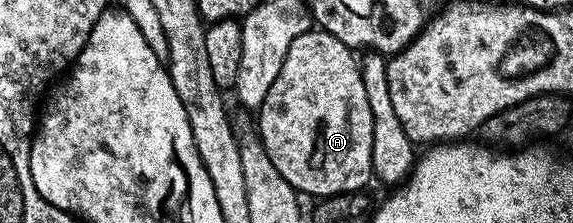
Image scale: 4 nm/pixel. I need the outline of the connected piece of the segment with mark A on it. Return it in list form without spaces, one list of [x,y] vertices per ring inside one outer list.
[[[315,27],[310,31],[297,35],[293,43],[289,43],[289,55],[285,55],[285,63],[281,63],[281,71],[277,79],[273,79],[273,87],[269,87],[269,95],[265,95],[265,103],[257,110],[259,117],[259,130],[257,136],[262,141],[269,159],[273,159],[273,167],[281,171],[281,175],[300,194],[308,193],[311,199],[335,197],[338,193],[358,194],[358,189],[366,187],[373,181],[371,168],[373,167],[373,111],[369,111],[369,99],[365,96],[365,83],[361,79],[361,65],[355,57],[356,54],[341,39],[324,33],[322,29]]]

